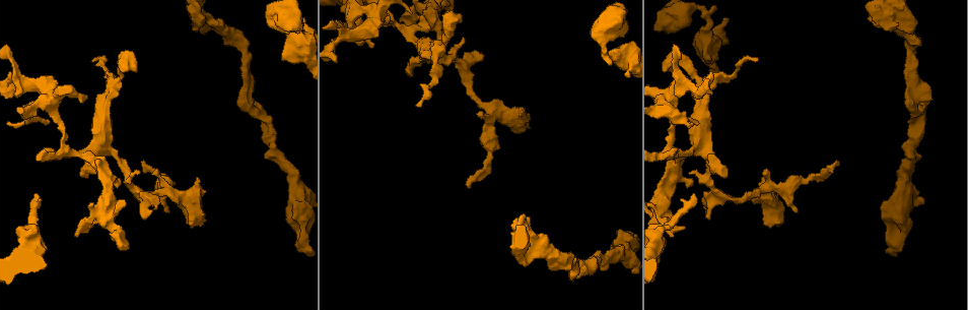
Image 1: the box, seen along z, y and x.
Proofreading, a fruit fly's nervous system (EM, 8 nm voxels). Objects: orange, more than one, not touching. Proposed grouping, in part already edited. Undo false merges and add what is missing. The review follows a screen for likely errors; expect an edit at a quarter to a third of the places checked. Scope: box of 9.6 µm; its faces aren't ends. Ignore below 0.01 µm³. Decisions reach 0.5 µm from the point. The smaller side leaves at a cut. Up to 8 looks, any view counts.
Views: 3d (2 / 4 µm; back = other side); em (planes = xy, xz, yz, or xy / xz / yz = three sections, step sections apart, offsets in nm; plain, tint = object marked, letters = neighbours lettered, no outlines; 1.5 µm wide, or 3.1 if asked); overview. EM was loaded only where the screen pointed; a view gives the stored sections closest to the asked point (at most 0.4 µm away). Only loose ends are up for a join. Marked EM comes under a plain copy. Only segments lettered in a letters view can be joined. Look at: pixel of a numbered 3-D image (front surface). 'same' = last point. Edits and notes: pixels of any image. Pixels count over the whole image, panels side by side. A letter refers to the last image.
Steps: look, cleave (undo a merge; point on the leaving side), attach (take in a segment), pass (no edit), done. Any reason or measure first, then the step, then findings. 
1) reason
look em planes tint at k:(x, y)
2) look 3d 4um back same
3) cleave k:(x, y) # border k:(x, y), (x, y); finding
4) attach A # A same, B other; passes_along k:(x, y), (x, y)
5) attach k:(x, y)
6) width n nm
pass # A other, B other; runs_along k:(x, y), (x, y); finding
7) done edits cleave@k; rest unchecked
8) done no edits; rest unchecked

thin end
look em planes letters at 1:(461, 40)

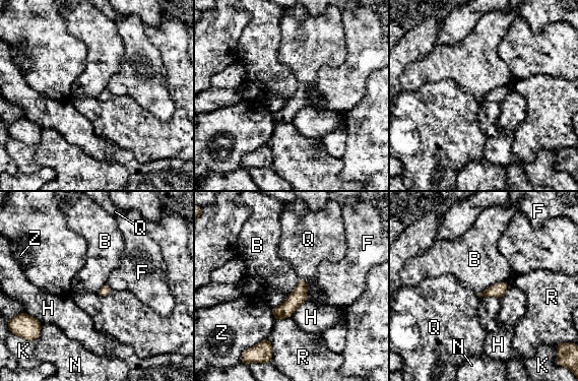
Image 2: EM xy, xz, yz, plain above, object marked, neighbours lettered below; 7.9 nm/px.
pass # B other, F other, H other, K other, N other, Q other, R other, Z other; none of them fits

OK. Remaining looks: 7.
look em planes letters at 1:(694, 194)

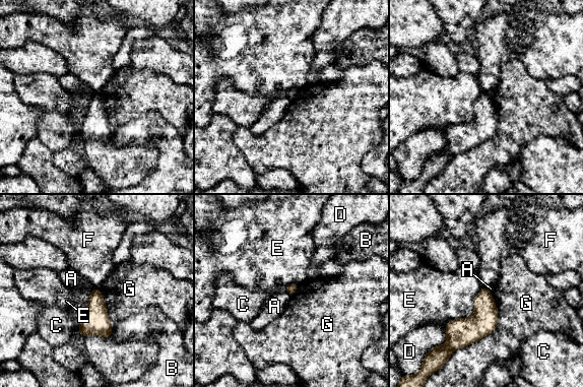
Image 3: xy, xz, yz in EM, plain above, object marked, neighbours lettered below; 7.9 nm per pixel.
pass # A other, B other, C other, D other, E other, F other, G other; border 3:(493, 296), (496, 327), (451, 352); none of them fits

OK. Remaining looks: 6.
an open end
look 3d 2um at 1:(682, 226)

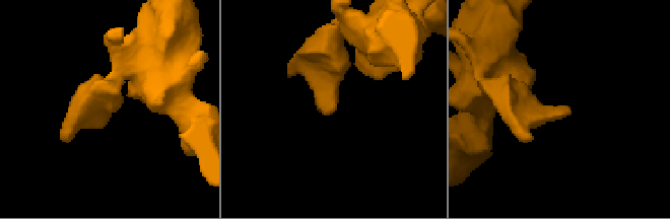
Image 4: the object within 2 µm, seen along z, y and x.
need the tissue
look em planes tint at 4:(568, 107)

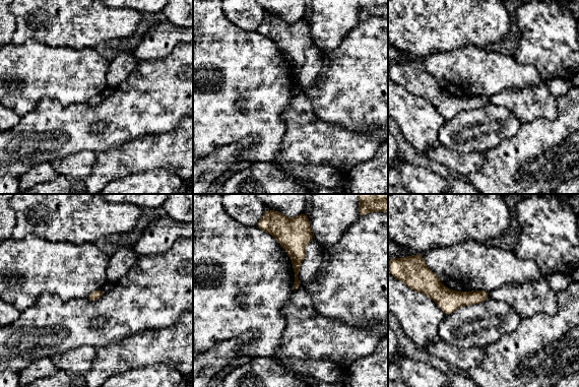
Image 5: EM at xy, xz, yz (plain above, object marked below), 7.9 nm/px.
look em planes letters same

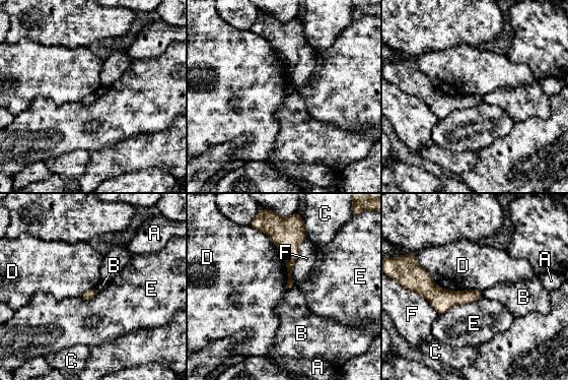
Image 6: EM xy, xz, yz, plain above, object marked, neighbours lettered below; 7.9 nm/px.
pass # A other, B other, C other, D other, E other, F other; runs_along 6:(418, 286), (437, 297), (479, 295); none of them fits

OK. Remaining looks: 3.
done no edits; rest unchecked

